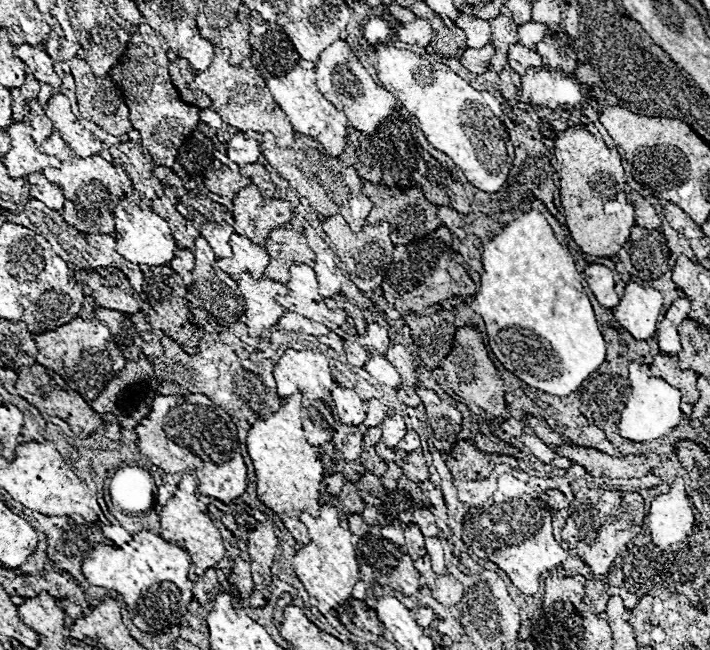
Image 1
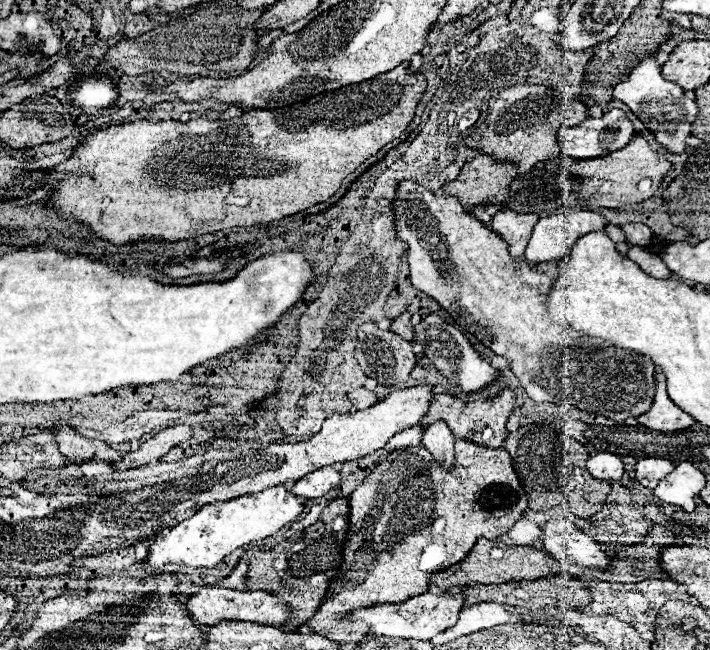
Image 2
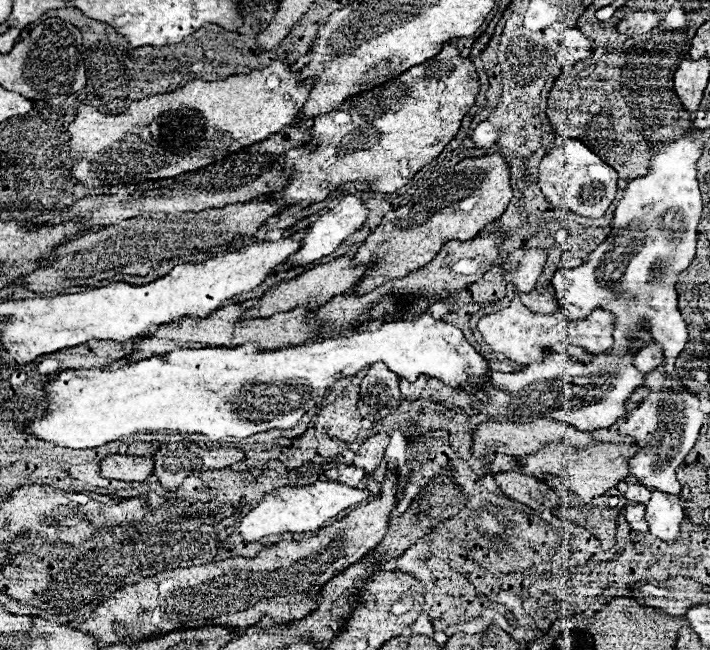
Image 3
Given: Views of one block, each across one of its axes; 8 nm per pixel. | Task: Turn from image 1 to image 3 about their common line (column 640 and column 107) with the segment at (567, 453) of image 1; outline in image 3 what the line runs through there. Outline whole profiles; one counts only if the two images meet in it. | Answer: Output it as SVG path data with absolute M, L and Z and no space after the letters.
M112 454L104 456L100 462L100 474L114 480L124 482L146 482L152 476L154 460L146 456L130 456L130 454Z

